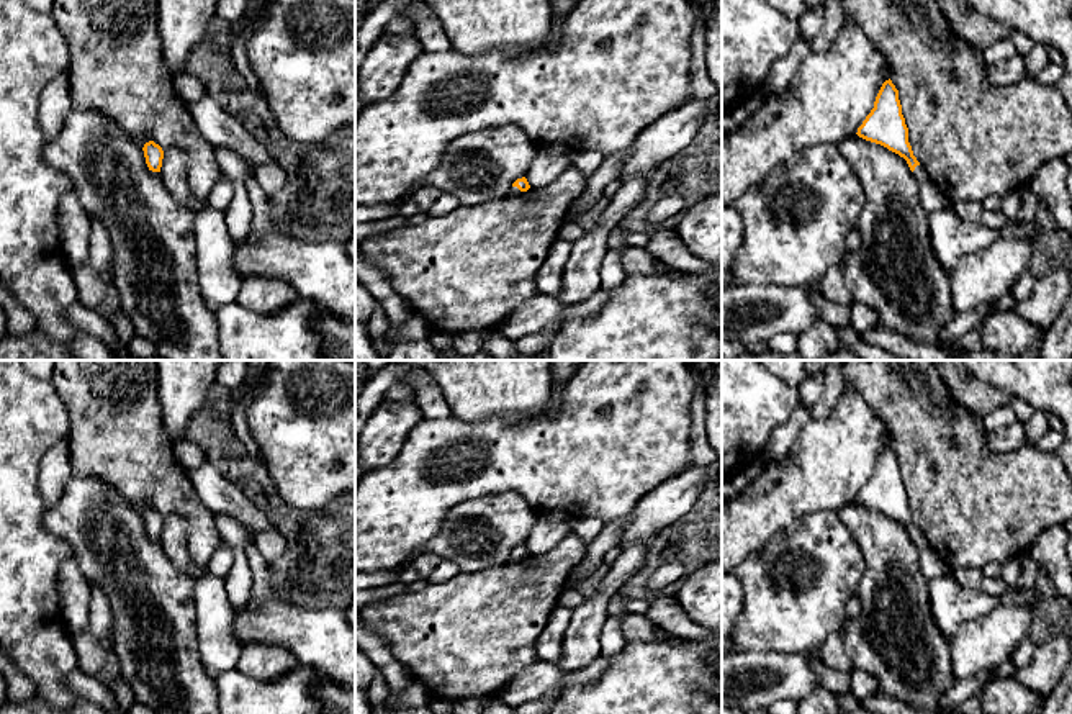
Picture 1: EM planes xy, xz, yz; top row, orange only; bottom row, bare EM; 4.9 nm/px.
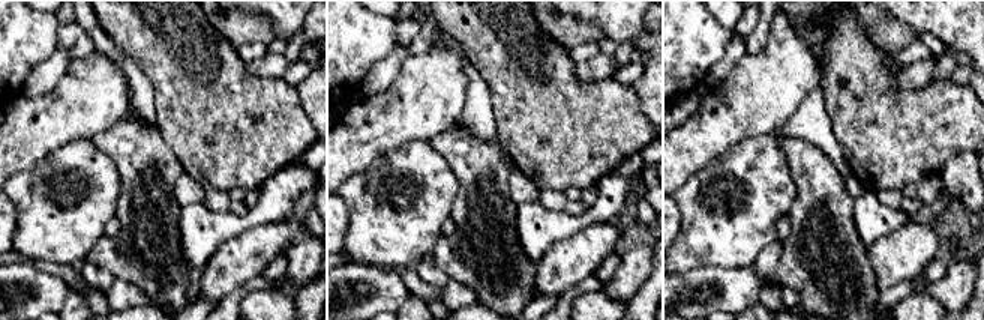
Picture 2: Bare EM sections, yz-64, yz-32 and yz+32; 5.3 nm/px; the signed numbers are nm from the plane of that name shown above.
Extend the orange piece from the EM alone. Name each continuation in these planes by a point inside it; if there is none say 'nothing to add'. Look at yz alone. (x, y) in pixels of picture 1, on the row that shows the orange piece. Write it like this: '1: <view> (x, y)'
1: yz (932, 198)

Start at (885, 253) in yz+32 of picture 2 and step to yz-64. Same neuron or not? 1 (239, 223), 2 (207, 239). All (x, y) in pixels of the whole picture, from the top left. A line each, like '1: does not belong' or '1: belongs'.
1: does not belong
2: does not belong

